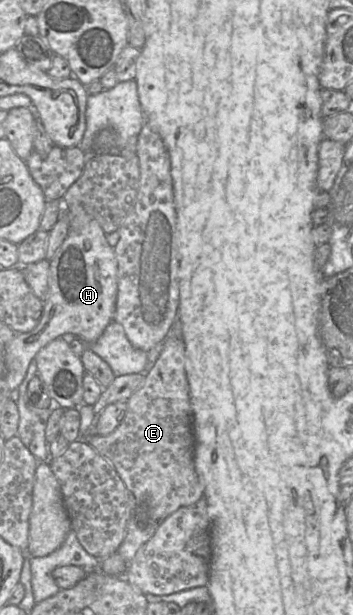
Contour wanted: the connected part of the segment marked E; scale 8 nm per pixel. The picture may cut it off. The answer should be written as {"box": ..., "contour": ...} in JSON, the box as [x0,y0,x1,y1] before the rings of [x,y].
{"box":[80,336,204,563],"contour":[[[168,336],[163,341],[162,351],[153,366],[146,372],[145,381],[142,387],[128,398],[124,419],[111,434],[89,435],[86,439],[84,439],[84,437],[81,437],[80,440],[86,441],[100,455],[105,457],[114,466],[118,475],[128,489],[128,492],[130,494],[130,511],[126,523],[126,534],[116,552],[122,556],[124,561],[130,563],[137,554],[138,550],[153,537],[158,527],[168,516],[177,511],[179,508],[191,506],[197,503],[200,499],[204,498],[204,487],[196,473],[193,460],[195,439],[192,430],[192,411],[190,405],[189,385],[185,370],[185,345],[183,340],[178,338],[178,336]]]}

